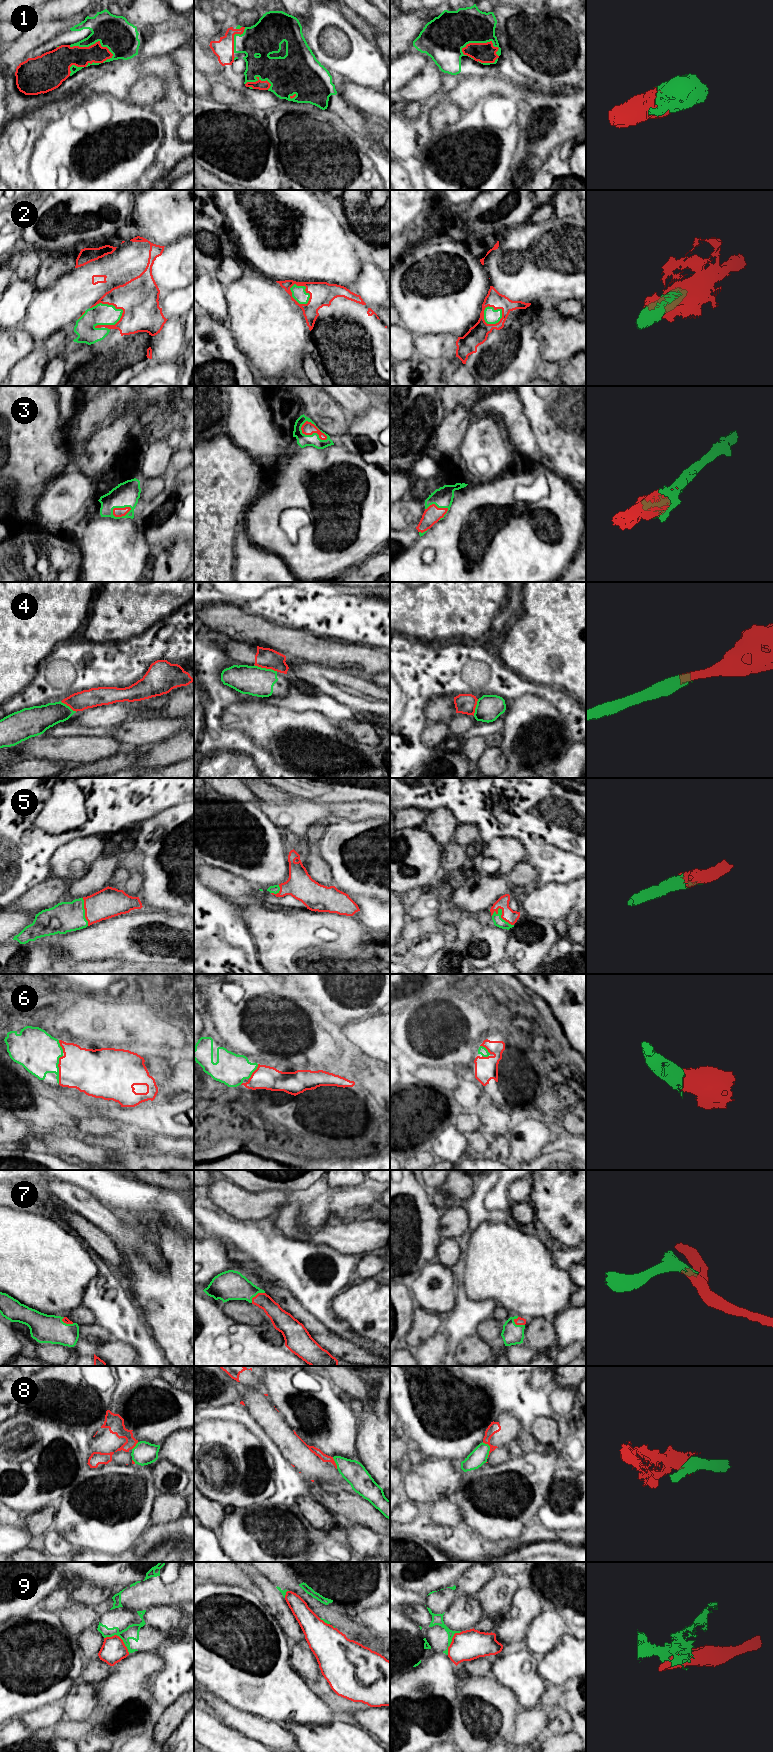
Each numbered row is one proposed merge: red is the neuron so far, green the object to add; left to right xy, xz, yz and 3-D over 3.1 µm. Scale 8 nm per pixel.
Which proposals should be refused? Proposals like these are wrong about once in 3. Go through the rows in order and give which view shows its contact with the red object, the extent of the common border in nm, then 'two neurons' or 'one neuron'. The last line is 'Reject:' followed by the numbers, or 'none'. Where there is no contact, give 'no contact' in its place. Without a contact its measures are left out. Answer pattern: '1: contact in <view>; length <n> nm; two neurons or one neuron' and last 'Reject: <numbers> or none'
1: contact in yz; length 320 nm; one neuron
2: contact in xy; length 280 nm; one neuron
3: contact in xz; length 240 nm; one neuron
4: contact in xz; length 200 nm; two neurons
5: contact in yz; length 200 nm; one neuron
6: contact in xy; length 240 nm; one neuron
7: contact in yz; length 110 nm; one neuron
8: contact in yz; length 140 nm; two neurons
9: contact in xy; length 240 nm; two neurons
Reject: 4, 8, 9

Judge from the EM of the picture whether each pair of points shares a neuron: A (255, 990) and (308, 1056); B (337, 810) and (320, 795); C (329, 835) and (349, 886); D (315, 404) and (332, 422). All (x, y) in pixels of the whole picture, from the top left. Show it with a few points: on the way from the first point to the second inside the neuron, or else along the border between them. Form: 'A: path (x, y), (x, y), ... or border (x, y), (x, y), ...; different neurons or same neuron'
A: path (279, 996), (301, 1005), (315, 1032); same neuron
B: border (358, 800), (335, 803); different neurons
C: path (337, 848), (340, 864), (347, 873); same neuron
D: path (319, 408), (329, 418); same neuron

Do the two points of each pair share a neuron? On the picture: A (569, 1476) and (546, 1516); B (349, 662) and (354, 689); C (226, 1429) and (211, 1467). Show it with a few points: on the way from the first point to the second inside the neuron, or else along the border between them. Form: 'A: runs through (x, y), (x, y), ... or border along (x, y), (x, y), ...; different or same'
A: runs through (569, 1486), (569, 1493), (556, 1506); same
B: border along (328, 666), (362, 673), (365, 676); different
C: runs through (221, 1438), (211, 1450), (211, 1458); same

